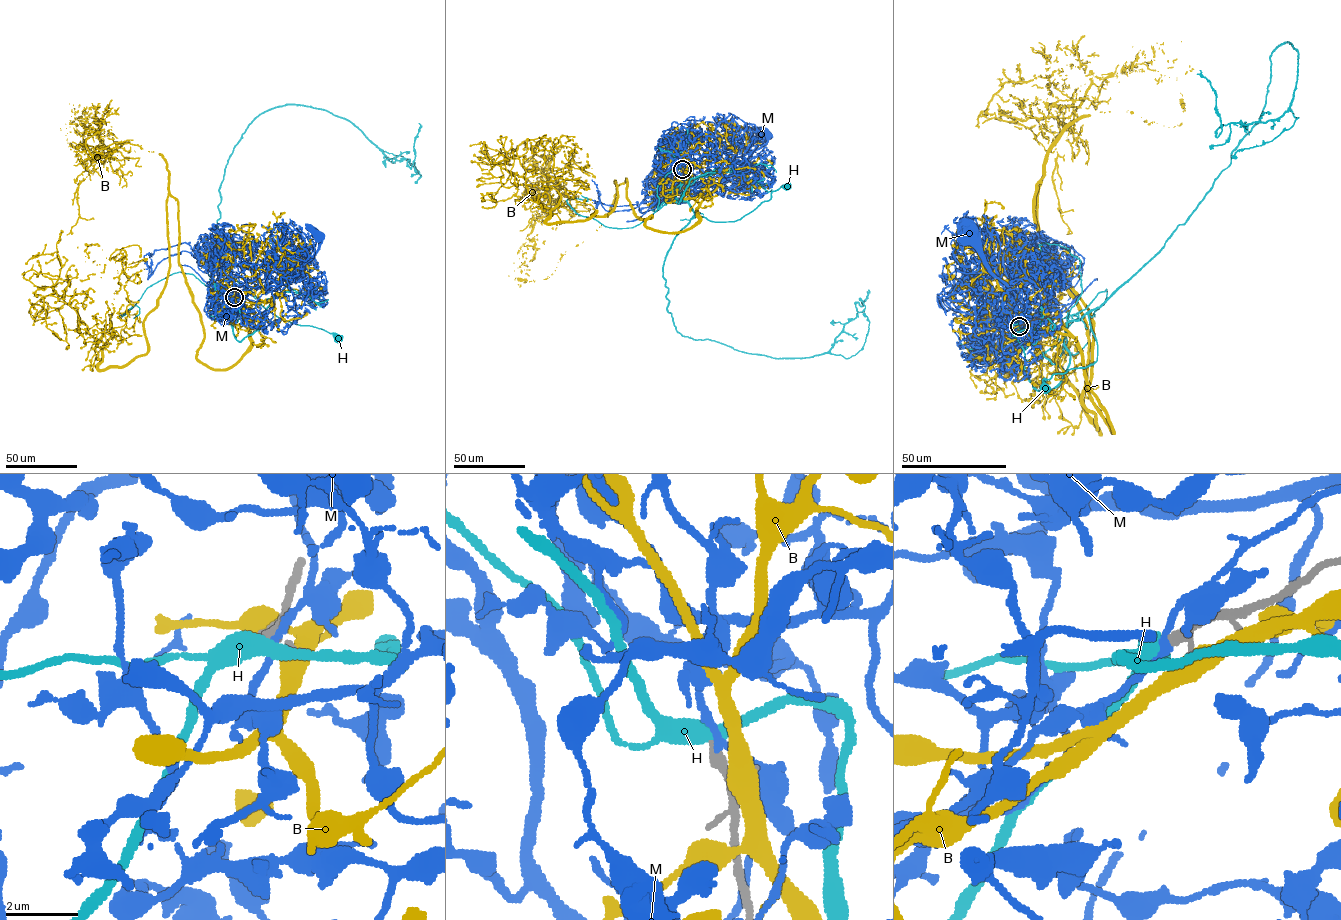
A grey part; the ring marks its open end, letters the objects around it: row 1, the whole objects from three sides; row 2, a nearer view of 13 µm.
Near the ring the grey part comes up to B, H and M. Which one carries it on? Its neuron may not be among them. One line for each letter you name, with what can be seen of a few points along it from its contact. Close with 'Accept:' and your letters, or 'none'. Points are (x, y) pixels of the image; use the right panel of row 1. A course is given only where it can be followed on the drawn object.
Accept: none

